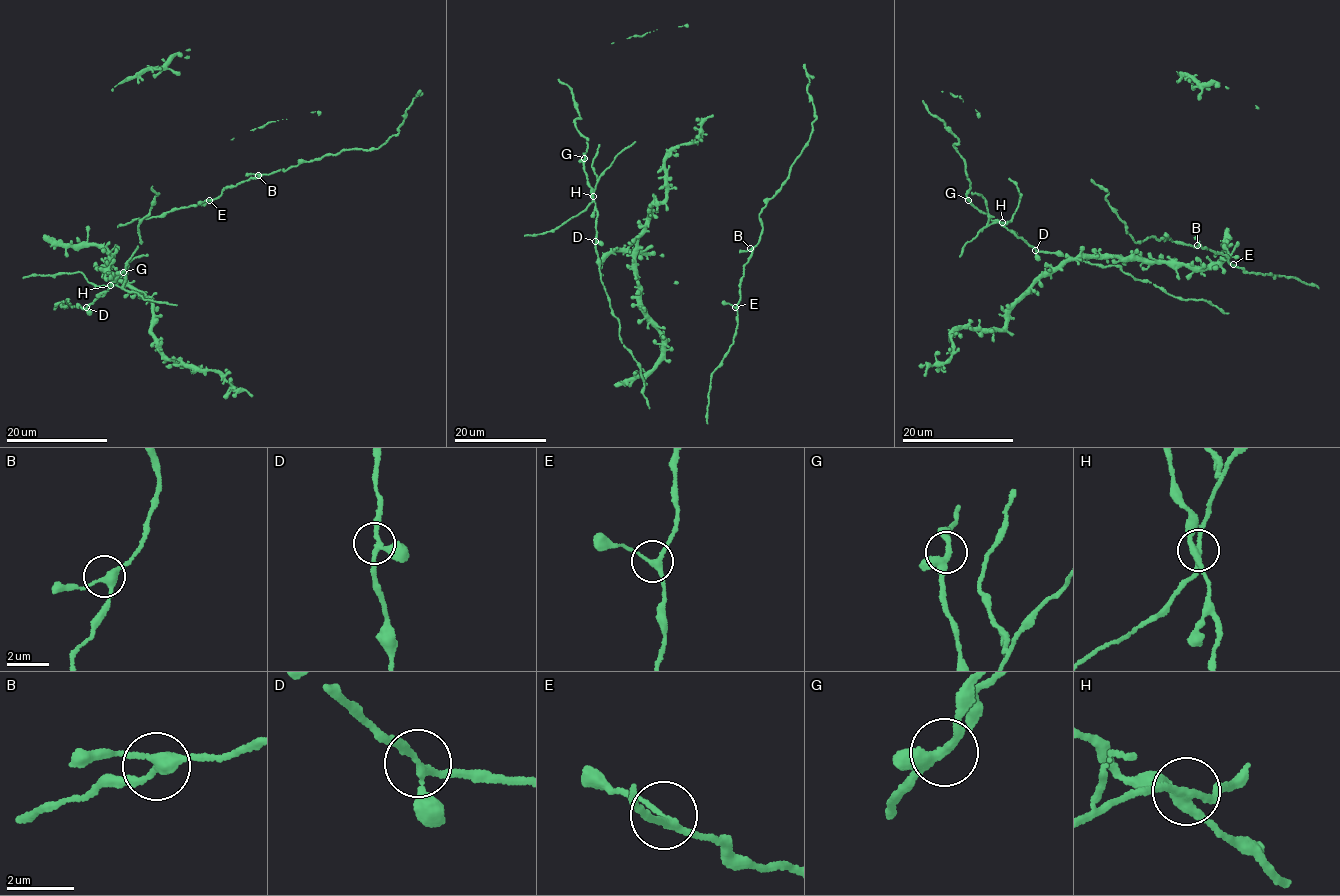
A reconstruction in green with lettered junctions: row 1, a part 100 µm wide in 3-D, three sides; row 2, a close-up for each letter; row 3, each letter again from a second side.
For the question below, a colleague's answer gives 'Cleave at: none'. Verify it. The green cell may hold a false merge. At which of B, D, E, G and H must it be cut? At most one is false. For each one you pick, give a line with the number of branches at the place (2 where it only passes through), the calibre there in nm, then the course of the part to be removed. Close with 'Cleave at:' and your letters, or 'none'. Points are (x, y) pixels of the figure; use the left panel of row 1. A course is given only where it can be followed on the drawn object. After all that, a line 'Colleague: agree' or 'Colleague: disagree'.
H: Branches: 3. Thickness 260 nm. Course of the part to remove: (110, 285), (93, 285), (79, 271), (23, 276)
Cleave at: H
Colleague: disagree

